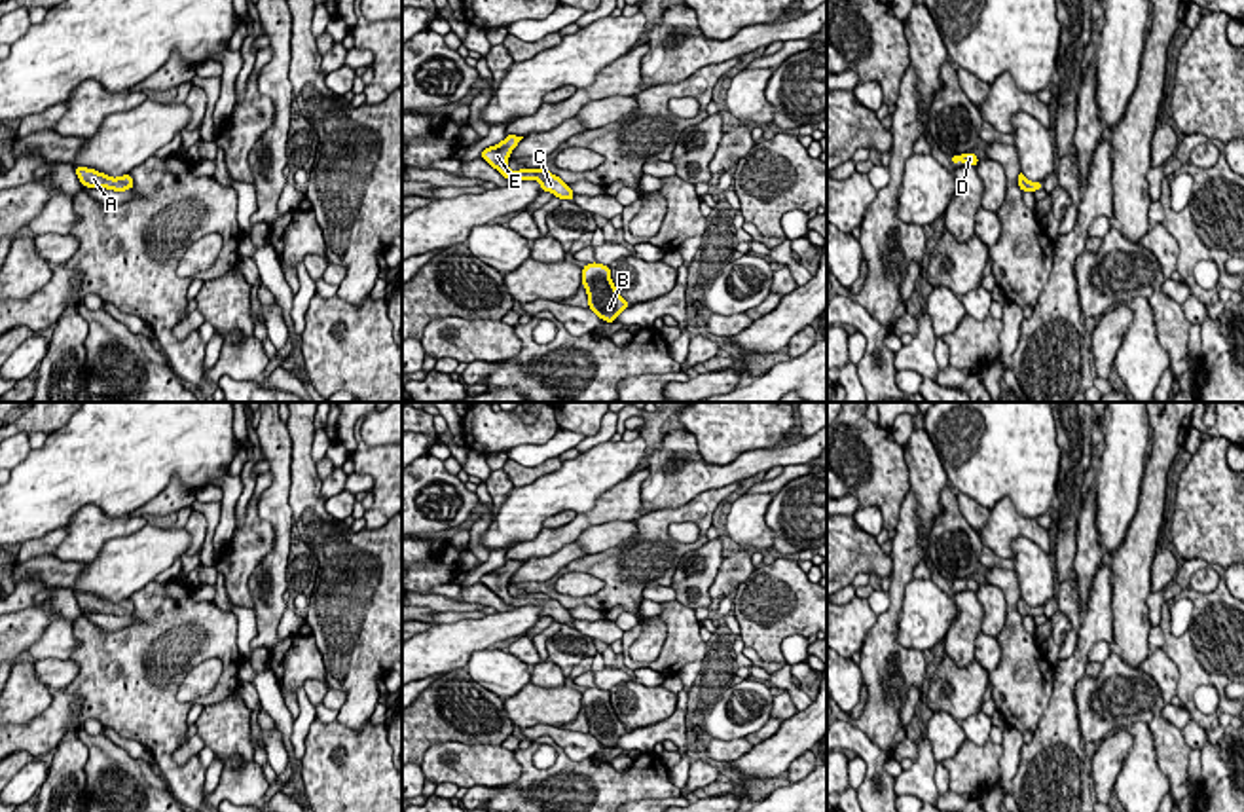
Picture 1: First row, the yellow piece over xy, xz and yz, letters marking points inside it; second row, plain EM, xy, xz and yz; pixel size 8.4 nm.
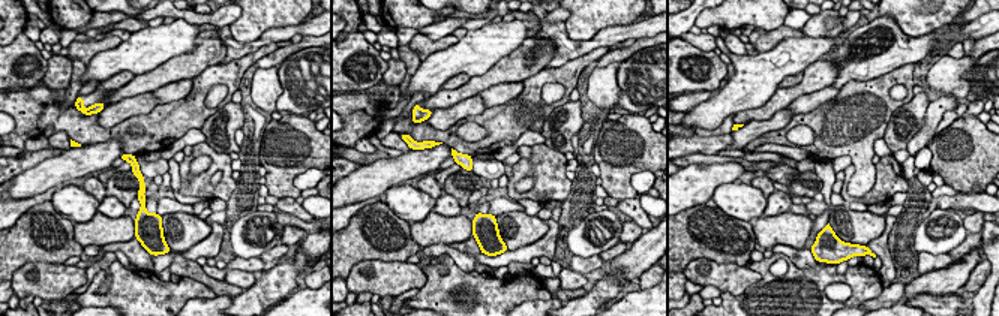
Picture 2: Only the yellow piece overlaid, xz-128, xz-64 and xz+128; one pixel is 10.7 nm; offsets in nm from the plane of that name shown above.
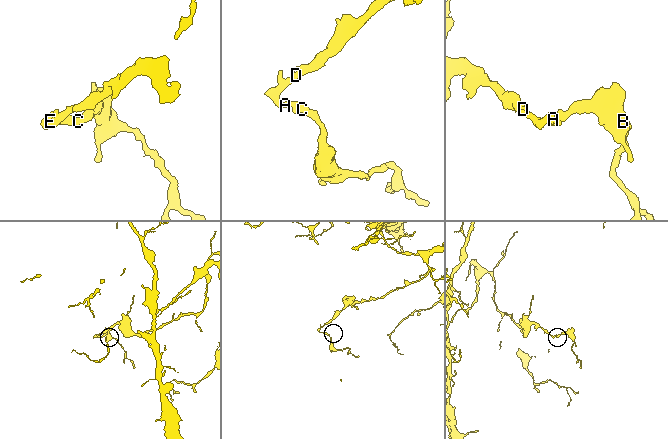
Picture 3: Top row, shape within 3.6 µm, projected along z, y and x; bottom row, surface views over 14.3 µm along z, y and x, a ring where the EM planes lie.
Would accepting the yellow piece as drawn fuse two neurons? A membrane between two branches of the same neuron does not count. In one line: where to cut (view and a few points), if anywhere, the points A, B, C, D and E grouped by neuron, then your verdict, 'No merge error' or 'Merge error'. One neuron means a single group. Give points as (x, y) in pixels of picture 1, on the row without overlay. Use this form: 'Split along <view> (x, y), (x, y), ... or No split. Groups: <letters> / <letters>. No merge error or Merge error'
No split. Groups: A B C D E. No merge error

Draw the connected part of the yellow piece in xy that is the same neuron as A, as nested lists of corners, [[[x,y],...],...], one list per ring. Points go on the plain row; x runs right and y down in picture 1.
[[[74,592],[74,596],[78,600],[78,605],[87,613],[106,613],[106,615],[114,615],[114,617],[125,617],[135,611],[135,605],[131,600],[112,603],[104,598],[99,598],[95,594],[87,594],[87,592]]]

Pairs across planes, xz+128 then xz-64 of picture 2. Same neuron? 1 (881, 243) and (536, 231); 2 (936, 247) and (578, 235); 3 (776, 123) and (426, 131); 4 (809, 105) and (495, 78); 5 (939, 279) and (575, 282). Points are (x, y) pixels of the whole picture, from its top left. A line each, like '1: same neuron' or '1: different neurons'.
1: different neurons
2: same neuron
3: different neurons
4: different neurons
5: different neurons

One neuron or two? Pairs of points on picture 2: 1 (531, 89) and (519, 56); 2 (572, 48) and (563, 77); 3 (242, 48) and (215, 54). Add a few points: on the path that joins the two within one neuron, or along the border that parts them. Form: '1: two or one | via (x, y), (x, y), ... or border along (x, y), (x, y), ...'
1: two | border along (545, 66), (521, 81)
2: two | border along (600, 48), (558, 66), (546, 68)
3: two | border along (215, 29), (225, 48), (225, 57), (219, 63)

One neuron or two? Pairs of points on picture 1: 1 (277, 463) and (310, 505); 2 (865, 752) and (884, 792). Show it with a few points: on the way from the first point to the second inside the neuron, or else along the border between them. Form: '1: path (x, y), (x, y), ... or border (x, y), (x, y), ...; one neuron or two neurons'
1: border (291, 433), (291, 513), (294, 522); two neurons
2: path (875, 761), (884, 782); one neuron

